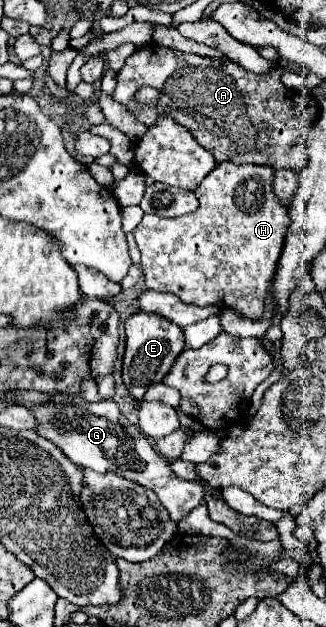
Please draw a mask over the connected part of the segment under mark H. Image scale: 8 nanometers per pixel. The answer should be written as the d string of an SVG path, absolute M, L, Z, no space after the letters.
M226 161L216 165L216 169L212 169L194 191L200 201L198 211L176 219L144 215L140 225L134 229L134 239L142 255L140 265L146 287L172 293L180 301L196 307L230 307L250 319L260 319L266 307L266 297L272 291L272 281L284 247L284 235L290 227L290 215L276 199L272 179L274 171L266 165L234 165Z

